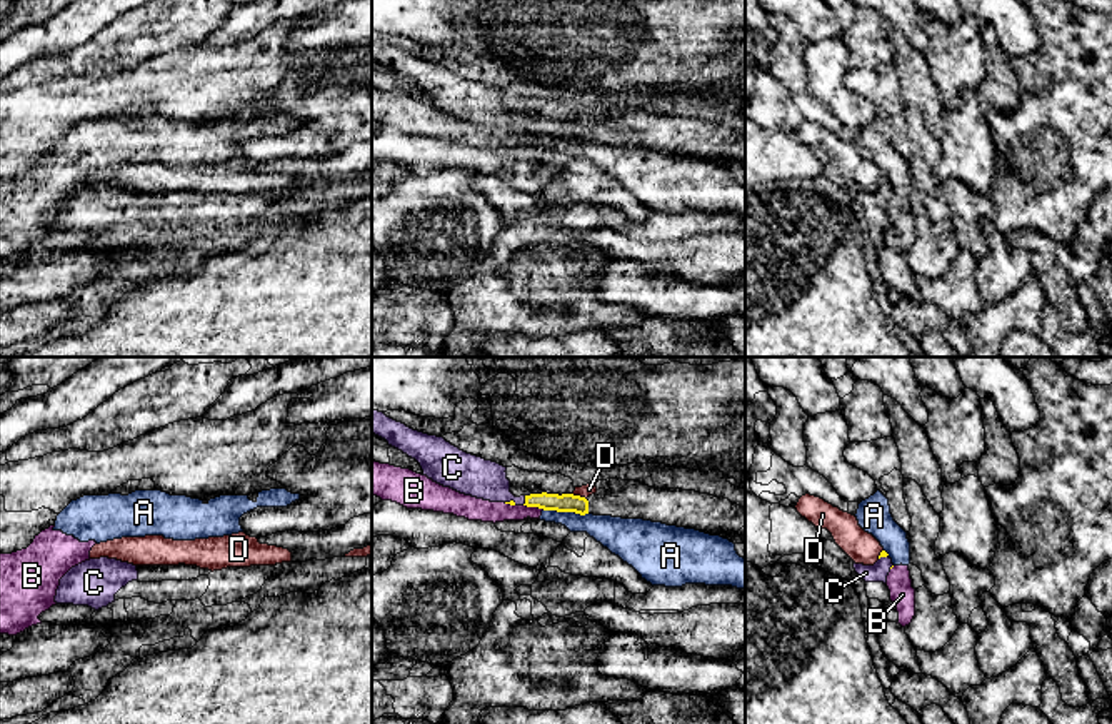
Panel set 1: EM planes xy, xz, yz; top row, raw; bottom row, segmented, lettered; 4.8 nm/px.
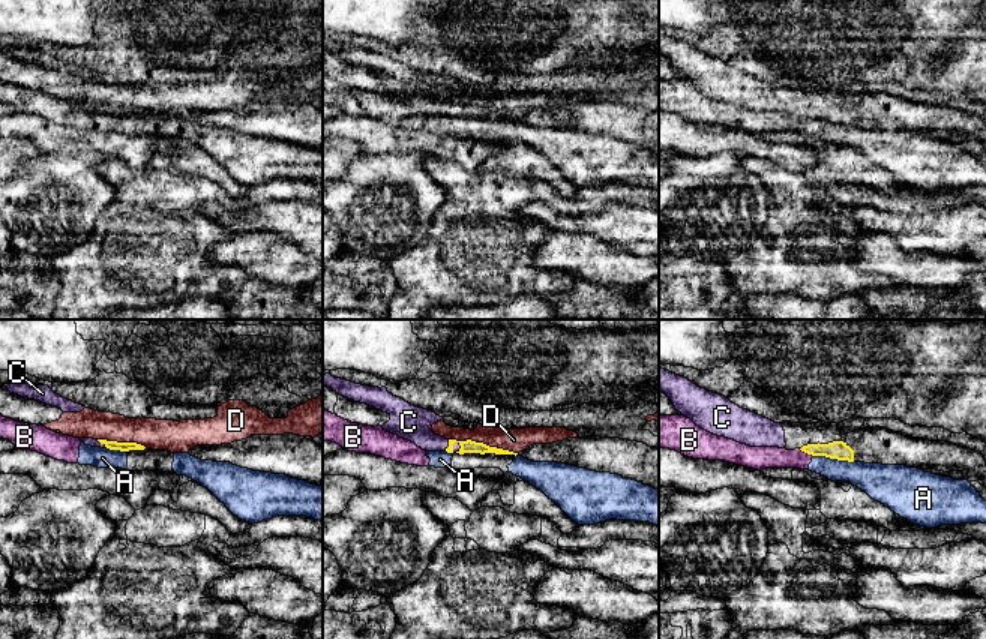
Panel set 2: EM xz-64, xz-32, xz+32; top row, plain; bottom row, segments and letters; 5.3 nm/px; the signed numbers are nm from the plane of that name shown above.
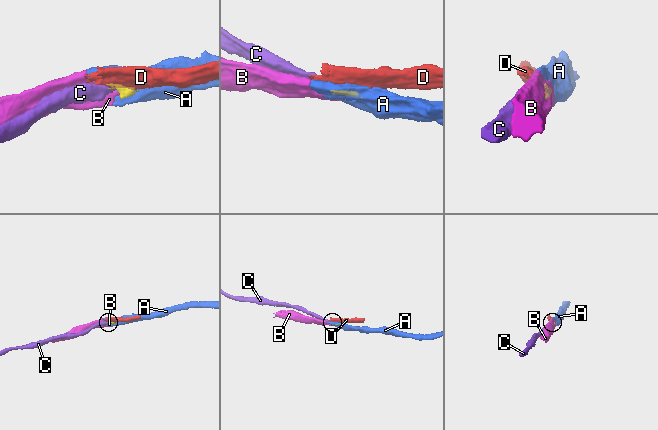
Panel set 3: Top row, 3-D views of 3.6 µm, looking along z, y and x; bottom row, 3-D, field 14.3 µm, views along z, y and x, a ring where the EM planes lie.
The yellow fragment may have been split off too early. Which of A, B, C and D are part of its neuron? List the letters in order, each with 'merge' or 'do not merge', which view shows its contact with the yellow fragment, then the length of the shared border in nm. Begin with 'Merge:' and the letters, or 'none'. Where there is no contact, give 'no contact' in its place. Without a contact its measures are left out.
Merge: C
A: do not merge; contact in xz; length 220 nm
B: do not merge; contact in xz; length 110 nm
C: merge; contact in xz; length 50 nm
D: do not merge; contact in xz; length 80 nm

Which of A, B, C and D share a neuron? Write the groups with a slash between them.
A B / C / D

